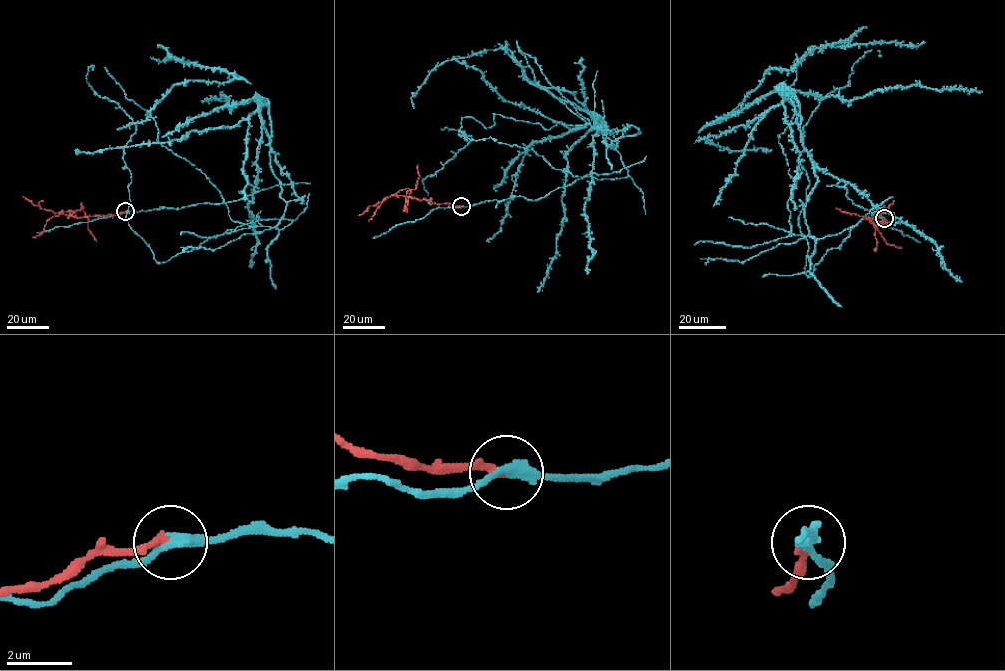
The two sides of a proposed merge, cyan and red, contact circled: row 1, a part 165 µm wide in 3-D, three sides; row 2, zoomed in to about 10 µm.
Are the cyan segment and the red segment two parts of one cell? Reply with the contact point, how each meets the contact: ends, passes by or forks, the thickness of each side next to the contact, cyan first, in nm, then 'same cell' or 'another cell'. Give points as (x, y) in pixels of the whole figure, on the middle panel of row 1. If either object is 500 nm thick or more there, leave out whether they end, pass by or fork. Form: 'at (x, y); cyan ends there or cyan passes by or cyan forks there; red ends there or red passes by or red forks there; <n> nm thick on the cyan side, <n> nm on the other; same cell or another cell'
at (461, 206); cyan passes by; red ends there; 320 nm thick on the cyan side, 240 nm on the other; another cell

